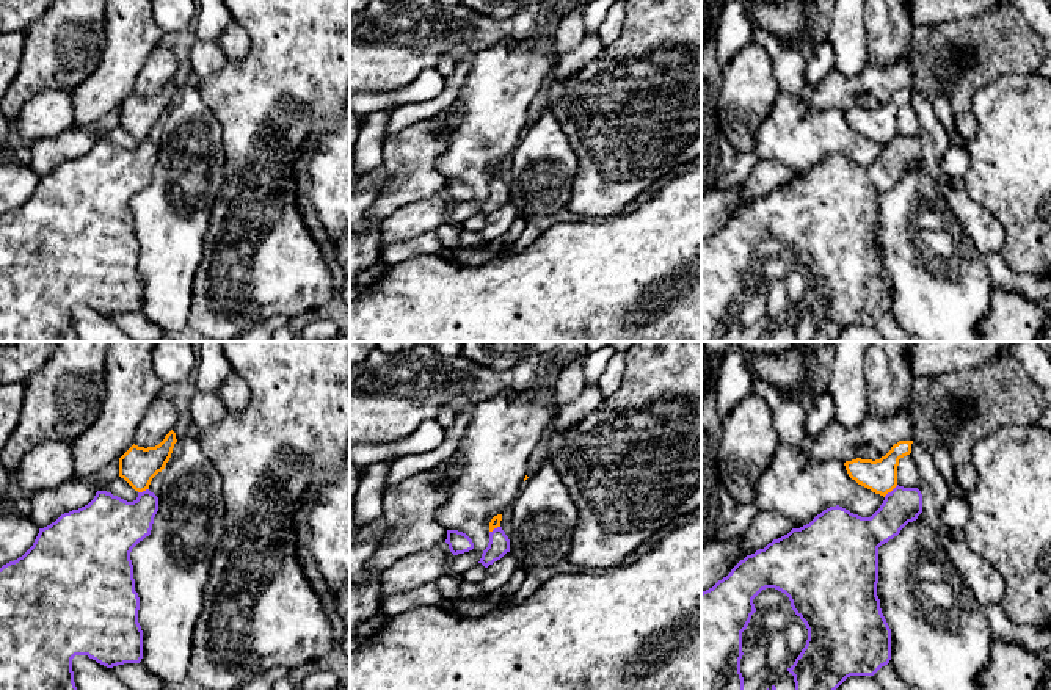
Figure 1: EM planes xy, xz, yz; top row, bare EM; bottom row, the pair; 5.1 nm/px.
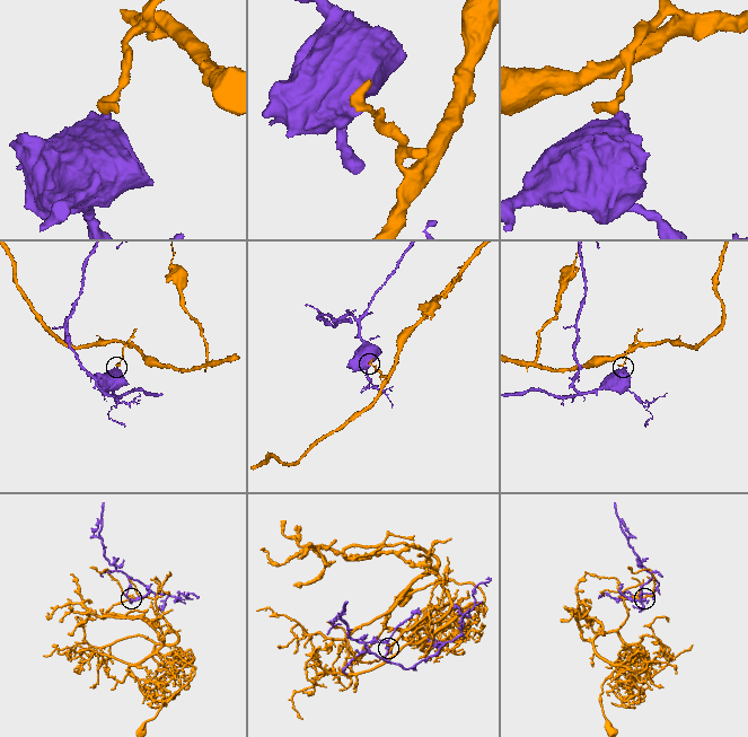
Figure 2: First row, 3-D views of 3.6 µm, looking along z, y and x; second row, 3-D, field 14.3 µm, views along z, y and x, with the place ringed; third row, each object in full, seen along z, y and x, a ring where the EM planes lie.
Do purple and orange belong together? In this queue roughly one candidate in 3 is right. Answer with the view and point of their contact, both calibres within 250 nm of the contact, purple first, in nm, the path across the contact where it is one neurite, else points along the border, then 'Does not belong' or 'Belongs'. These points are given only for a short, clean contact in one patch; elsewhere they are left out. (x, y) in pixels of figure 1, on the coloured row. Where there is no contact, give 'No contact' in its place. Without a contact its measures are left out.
Touches purple at yz (891, 491). Thickness 190 nm (purple) against 170 nm. Boundary: yz (898, 485), (883, 496). Does not belong

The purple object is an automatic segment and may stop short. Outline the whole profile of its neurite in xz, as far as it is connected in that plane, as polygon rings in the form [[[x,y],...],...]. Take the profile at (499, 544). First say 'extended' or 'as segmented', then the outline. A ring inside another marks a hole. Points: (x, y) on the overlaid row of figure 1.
as segmented; [[[497,527],[489,532],[488,547],[483,550],[478,563],[488,568],[494,561],[500,560],[507,552],[510,552],[510,539],[502,527]]]

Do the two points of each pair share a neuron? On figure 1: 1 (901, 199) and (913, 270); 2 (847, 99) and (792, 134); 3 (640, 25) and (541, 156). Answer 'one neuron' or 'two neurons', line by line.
1: one neuron
2: two neurons
3: two neurons

